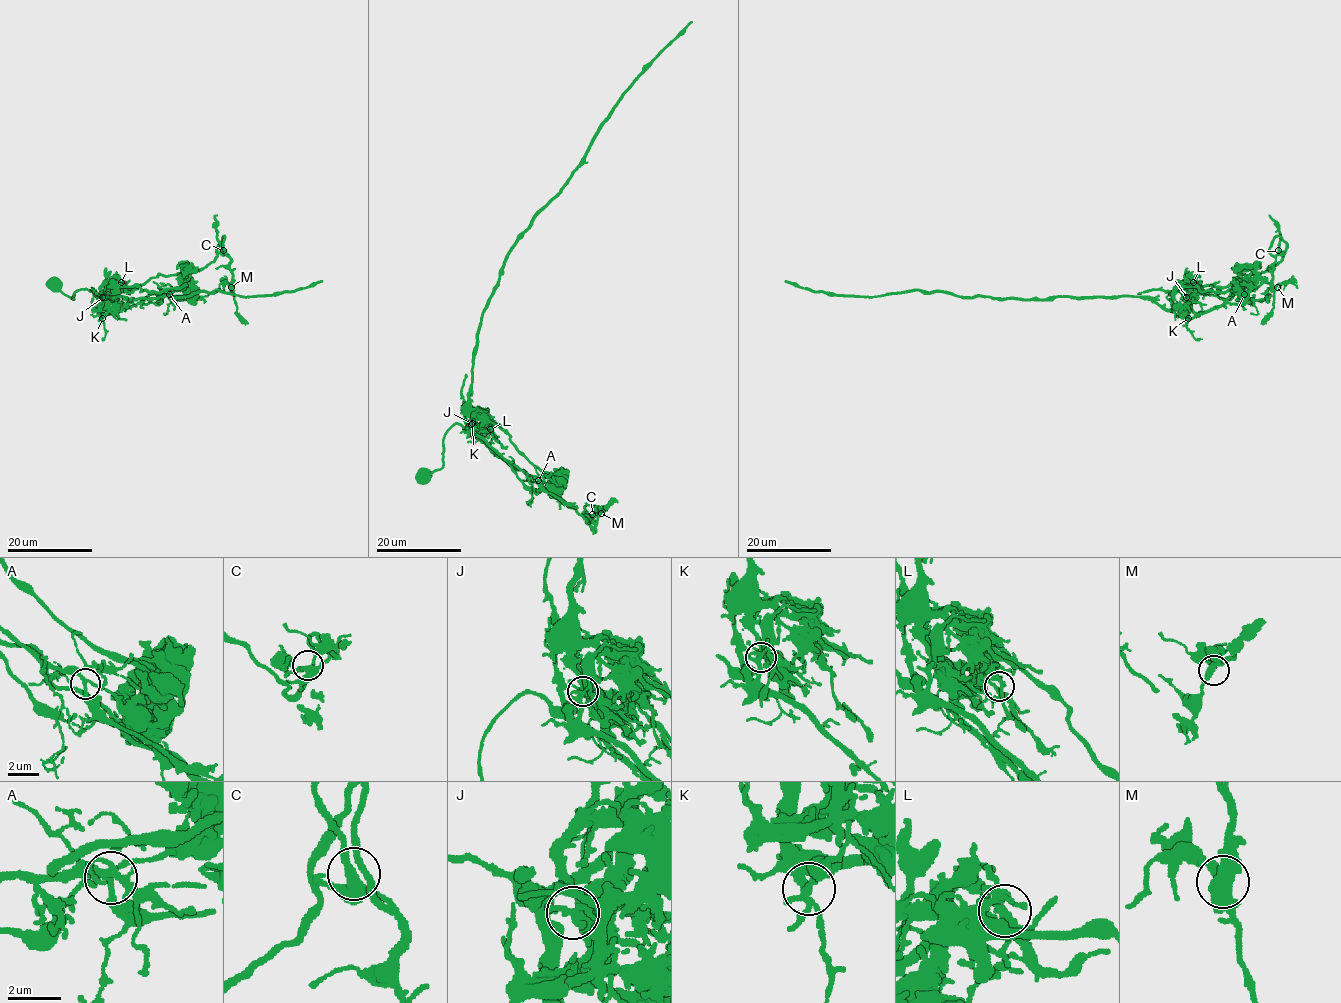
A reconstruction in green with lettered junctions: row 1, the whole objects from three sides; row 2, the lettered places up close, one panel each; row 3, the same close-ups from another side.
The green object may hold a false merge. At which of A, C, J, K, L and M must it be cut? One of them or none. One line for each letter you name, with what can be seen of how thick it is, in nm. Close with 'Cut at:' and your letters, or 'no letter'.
J: calibre 360 nm
Cut at: J

